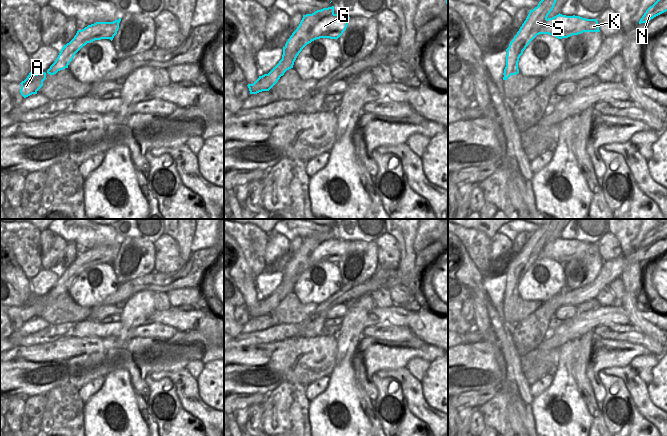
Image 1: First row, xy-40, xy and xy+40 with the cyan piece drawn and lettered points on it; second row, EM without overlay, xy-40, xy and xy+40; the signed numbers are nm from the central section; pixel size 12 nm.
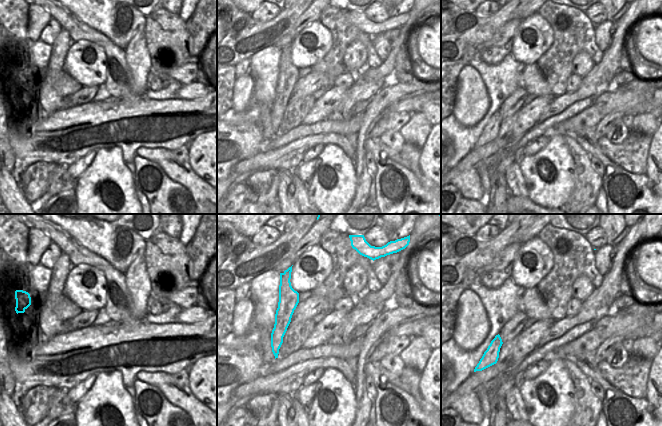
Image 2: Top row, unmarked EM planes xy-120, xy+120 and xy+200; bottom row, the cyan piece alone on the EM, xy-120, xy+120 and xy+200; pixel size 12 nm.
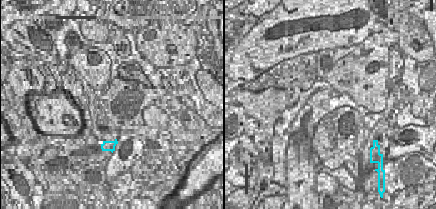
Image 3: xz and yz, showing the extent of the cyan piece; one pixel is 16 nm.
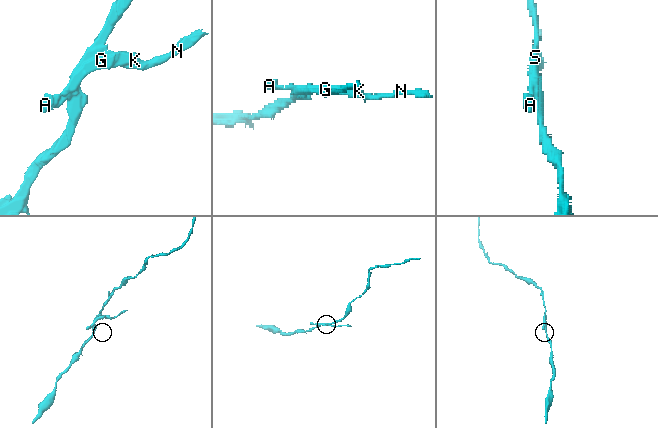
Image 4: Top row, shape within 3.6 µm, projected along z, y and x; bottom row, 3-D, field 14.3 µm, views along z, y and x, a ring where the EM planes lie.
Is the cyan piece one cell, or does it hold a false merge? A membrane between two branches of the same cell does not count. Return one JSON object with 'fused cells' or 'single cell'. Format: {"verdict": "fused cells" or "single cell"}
{"verdict": "fused cells"}

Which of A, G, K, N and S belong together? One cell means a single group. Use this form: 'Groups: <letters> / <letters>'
Groups: A G K N / S

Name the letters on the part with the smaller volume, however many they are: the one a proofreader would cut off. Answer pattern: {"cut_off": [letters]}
{"cut_off": ["A", "G", "K", "N"]}

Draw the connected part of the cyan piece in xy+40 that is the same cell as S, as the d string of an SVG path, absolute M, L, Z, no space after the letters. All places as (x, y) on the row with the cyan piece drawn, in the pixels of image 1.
M541 0L537 7L530 10L526 20L513 38L513 40L518 41L529 40L529 42L525 44L523 50L525 50L529 43L540 34L539 31L547 20L548 15L553 10L556 1L557 0Z

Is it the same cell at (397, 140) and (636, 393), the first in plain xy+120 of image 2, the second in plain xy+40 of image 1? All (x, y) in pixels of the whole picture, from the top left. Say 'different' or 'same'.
same

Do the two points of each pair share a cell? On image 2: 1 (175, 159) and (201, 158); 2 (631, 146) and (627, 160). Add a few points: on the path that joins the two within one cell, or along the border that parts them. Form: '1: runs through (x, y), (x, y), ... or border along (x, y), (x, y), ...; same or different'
1: border along (187, 149), (191, 169), (202, 178); different
2: runs through (631, 149), (630, 157); same

